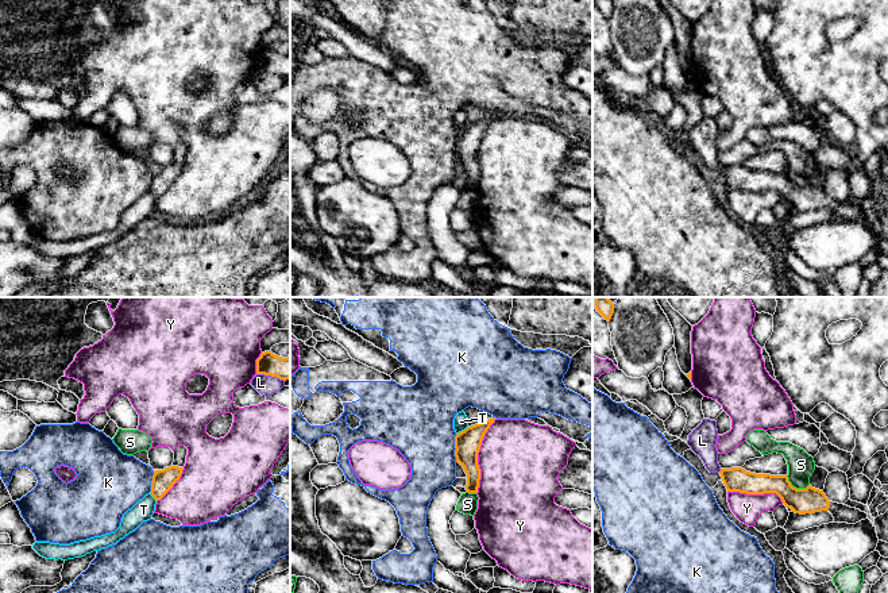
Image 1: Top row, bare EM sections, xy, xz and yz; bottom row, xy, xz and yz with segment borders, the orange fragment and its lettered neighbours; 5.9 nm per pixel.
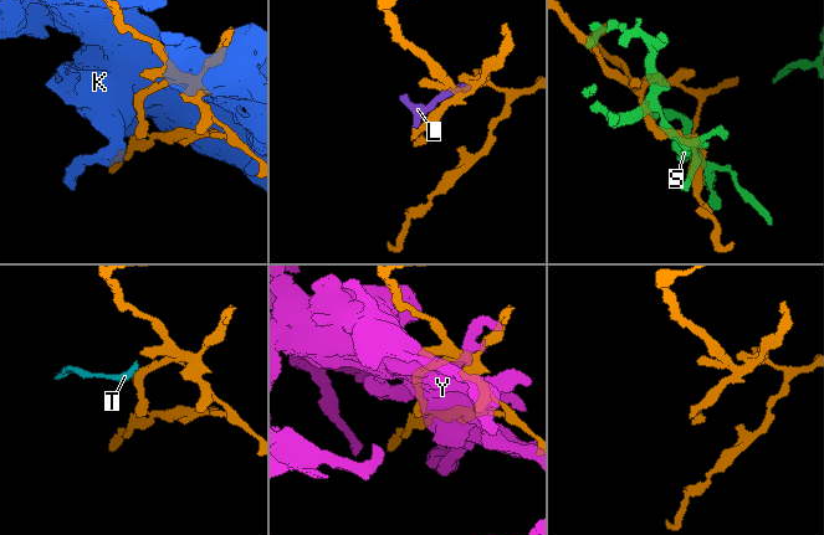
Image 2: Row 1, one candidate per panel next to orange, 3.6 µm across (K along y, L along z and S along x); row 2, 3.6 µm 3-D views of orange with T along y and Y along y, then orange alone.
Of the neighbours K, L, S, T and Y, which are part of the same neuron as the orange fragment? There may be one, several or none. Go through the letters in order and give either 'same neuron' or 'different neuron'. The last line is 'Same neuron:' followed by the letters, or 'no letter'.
K: different neuron
L: different neuron
S: different neuron
T: different neuron
Y: different neuron
Same neuron: no letter

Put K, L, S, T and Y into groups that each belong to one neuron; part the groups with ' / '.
K / L T / S / Y

